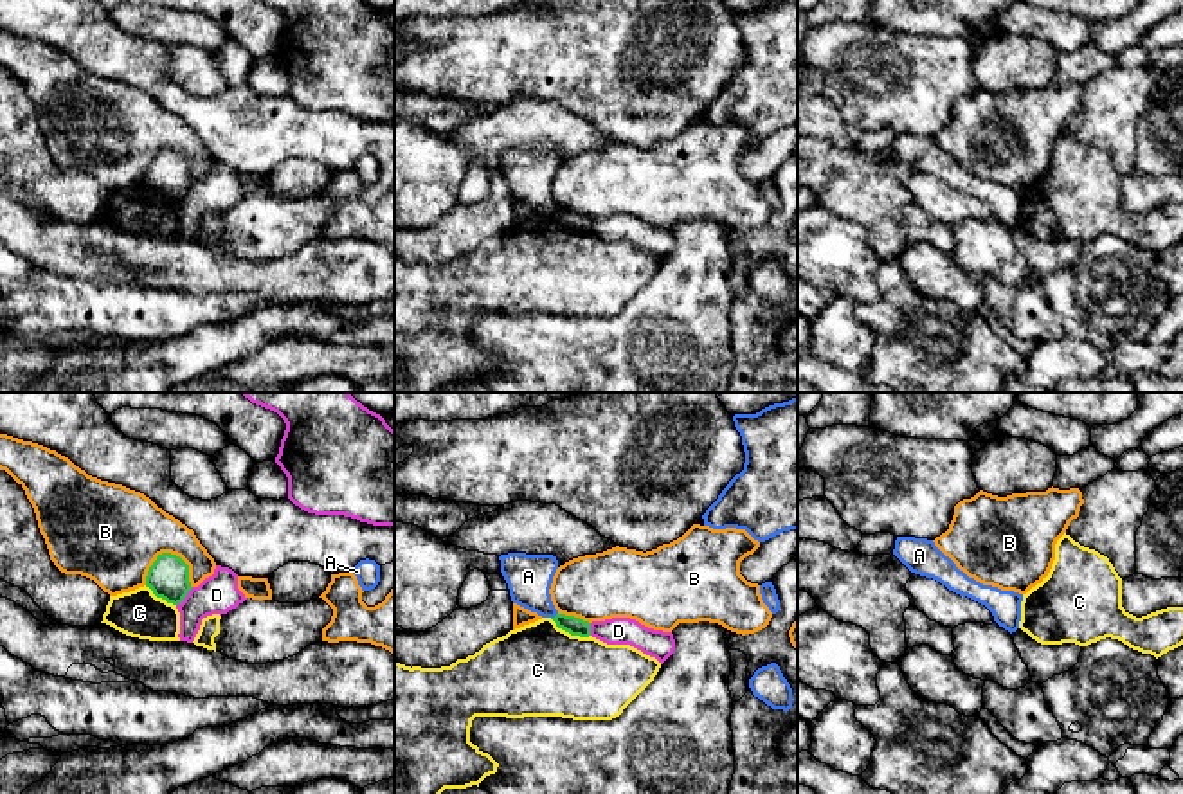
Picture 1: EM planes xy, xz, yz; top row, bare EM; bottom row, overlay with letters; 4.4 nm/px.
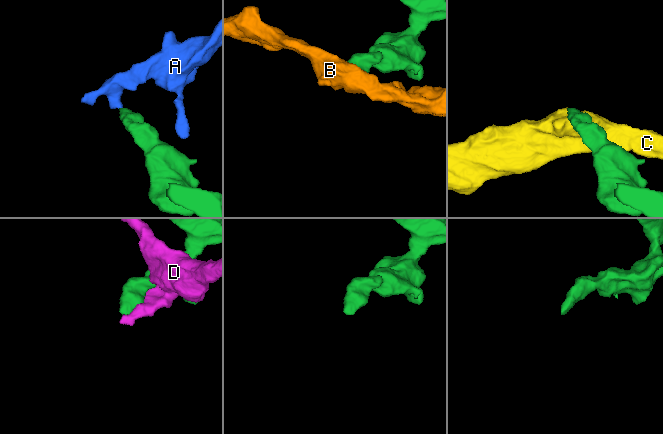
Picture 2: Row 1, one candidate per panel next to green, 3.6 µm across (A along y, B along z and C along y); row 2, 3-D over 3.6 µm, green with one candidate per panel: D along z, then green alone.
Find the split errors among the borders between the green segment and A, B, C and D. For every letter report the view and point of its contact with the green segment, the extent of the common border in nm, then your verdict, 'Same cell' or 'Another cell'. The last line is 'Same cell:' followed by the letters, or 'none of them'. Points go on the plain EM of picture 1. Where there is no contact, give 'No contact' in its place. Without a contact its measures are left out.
A: Touches green at xz (555, 213). Shared border 40 nm. Another cell
B: Touches green at xy (173, 152). Shared border 220 nm. Another cell
C: Touches green at xz (569, 229). Shared border 200 nm. Another cell
D: Touches green at xy (186, 191). Shared border 120 nm. Another cell
Same cell: none of them

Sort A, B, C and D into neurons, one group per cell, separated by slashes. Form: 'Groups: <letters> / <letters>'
Groups: A / B / C / D

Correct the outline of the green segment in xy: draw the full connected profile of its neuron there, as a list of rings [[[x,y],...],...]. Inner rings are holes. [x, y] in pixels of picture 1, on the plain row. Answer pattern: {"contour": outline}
{"contour": [[[158,151],[148,167],[146,184],[167,200],[182,200],[193,185],[189,178],[189,162],[176,151]]]}

